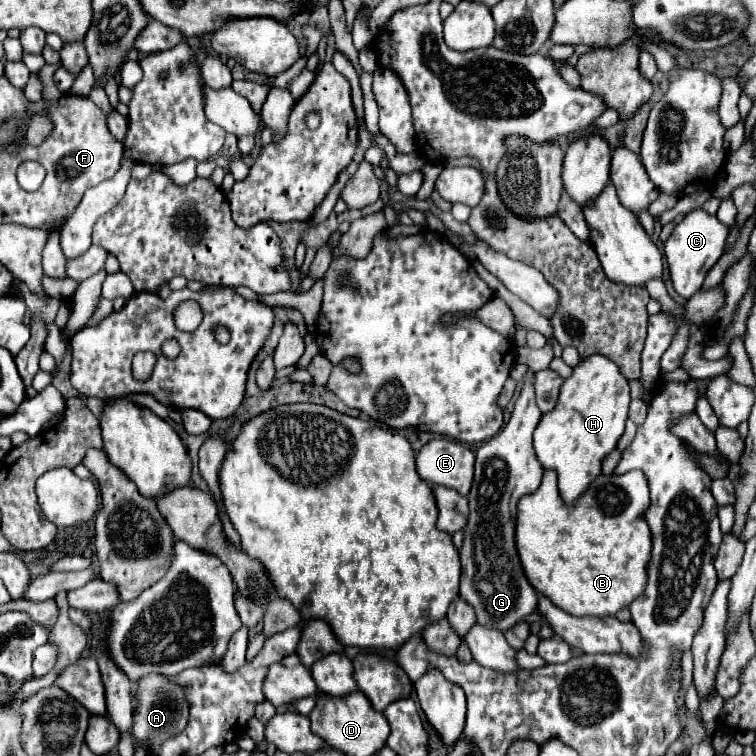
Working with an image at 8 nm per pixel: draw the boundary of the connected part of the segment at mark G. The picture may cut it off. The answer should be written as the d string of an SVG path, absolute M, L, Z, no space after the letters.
M533 375L523 379L521 395L515 401L509 423L477 449L475 479L469 491L469 523L465 527L461 555L461 597L475 609L477 623L507 631L525 615L537 609L537 591L525 579L515 549L515 511L523 495L531 495L541 485L543 469L535 459L533 431L541 419L535 403Z

